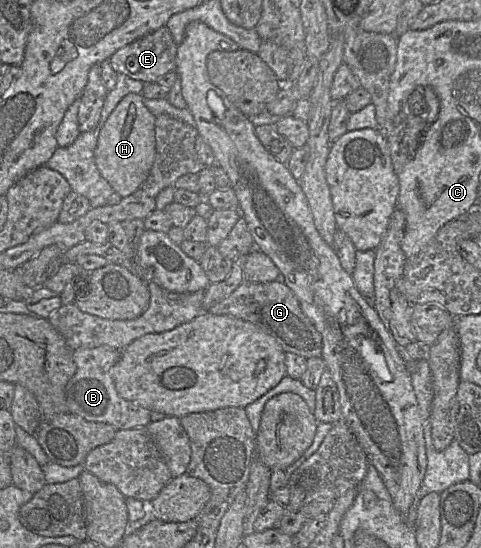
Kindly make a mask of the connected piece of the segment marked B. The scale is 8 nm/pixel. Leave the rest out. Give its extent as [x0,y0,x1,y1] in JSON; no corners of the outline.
[65,346,151,430]

